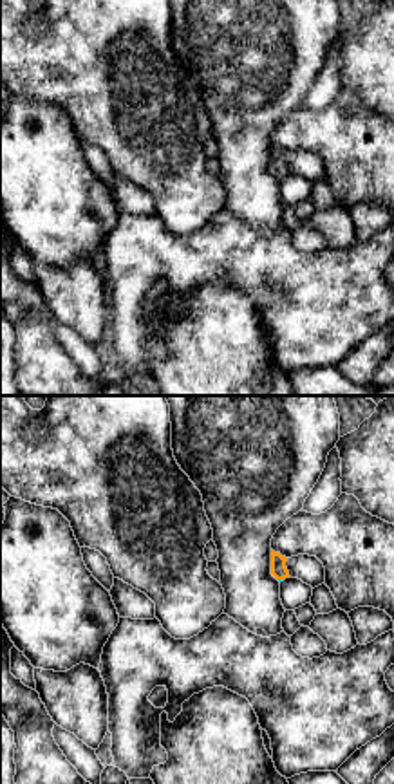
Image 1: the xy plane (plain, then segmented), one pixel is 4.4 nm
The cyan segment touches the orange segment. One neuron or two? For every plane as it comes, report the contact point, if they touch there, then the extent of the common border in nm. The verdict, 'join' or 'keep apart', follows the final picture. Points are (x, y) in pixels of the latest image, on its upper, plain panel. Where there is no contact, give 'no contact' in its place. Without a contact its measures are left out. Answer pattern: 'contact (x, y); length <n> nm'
contact (281, 176); length 30 nm

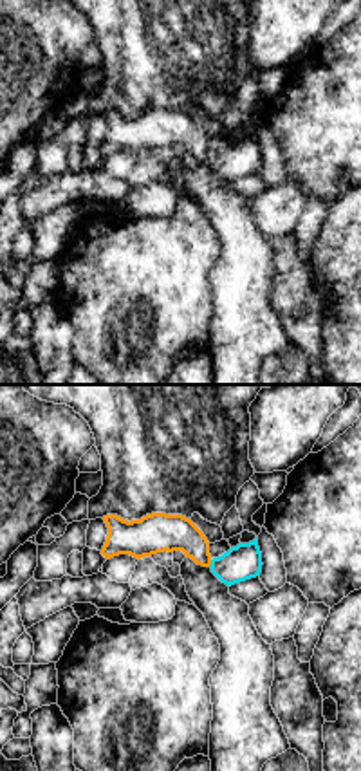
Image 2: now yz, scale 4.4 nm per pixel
contact (212, 159); length 40 nm

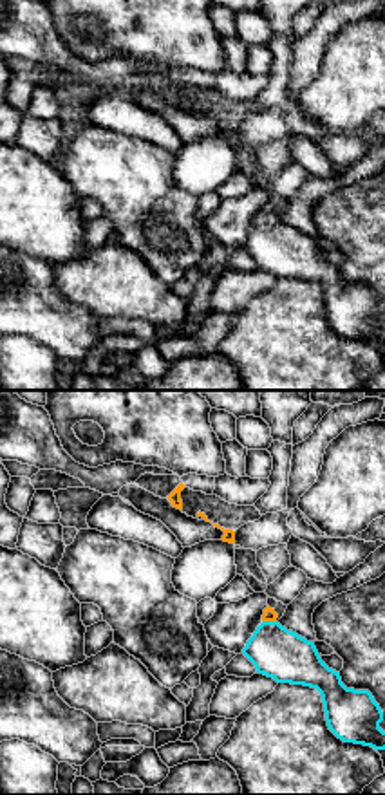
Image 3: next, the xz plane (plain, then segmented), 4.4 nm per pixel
contact (270, 217); length 60 nm

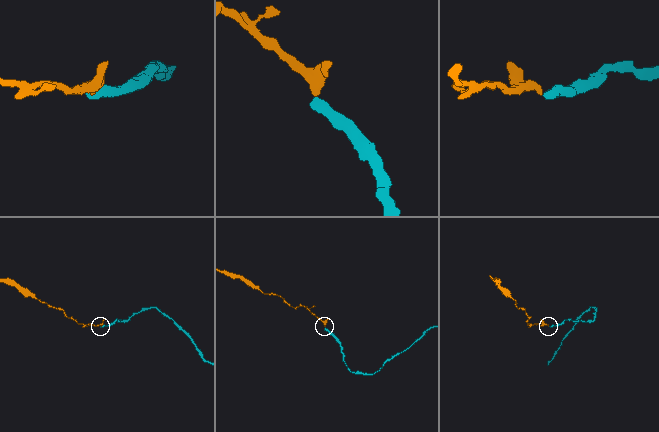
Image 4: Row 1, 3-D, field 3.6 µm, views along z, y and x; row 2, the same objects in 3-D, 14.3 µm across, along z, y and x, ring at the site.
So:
join

